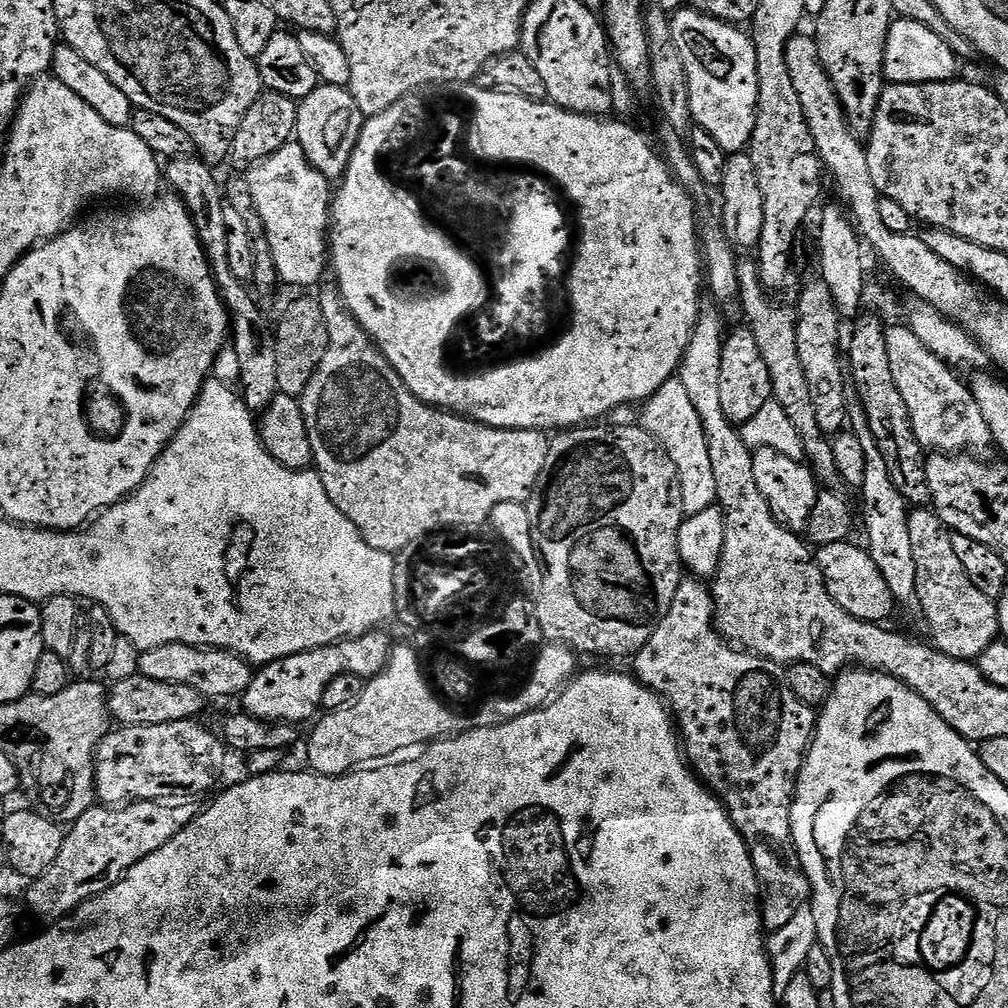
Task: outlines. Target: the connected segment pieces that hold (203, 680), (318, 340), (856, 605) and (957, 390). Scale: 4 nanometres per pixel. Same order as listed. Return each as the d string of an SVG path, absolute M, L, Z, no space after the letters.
M167 644L149 652L140 653L139 675L154 678L154 682L178 682L178 686L194 686L194 690L198 690L205 698L212 698L212 696L240 698L250 686L254 668L241 656L236 656L233 652L227 652L221 648L195 648L193 644Z
M308 294L301 300L296 300L284 312L284 317L277 323L274 328L276 338L276 349L278 350L278 386L280 387L280 395L295 396L297 398L303 396L306 386L310 386L310 378L318 370L318 366L322 362L322 358L326 358L326 346L330 346L330 334L326 330L326 314L322 314L322 306L319 299L308 297Z
M848 540L822 544L814 559L822 570L826 590L830 590L830 598L834 598L834 602L838 602L838 606L842 606L846 614L867 624L883 625L888 622L892 616L892 608L894 609L890 586L886 586L882 570L874 566L874 558L863 547L855 548Z
M900 324L885 327L886 351L890 357L890 371L906 402L906 410L910 410L912 429L921 448L936 454L984 454L980 452L993 447L992 435L969 385L965 381L963 384L953 369L926 350L911 328Z

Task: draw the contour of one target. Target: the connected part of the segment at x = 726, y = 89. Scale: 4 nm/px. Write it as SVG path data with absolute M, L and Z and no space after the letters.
M685 6L671 17L674 43L682 56L686 78L689 80L691 119L721 147L725 154L743 152L752 143L756 103L758 102L758 66L752 45L752 37L737 25L727 24L713 16L699 12L697 8Z

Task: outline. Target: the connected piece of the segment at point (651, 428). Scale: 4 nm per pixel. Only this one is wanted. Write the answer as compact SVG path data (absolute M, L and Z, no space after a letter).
M678 378L667 380L643 405L639 423L666 450L670 462L674 462L678 482L682 486L682 510L685 517L702 514L702 510L716 504L714 474L710 470L710 450L706 450L706 434L694 405Z

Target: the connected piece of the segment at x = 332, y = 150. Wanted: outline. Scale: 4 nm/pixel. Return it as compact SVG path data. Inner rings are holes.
M318 84L297 105L296 112L298 122L294 136L296 142L302 146L307 160L330 182L343 179L366 119L351 92L347 88Z

